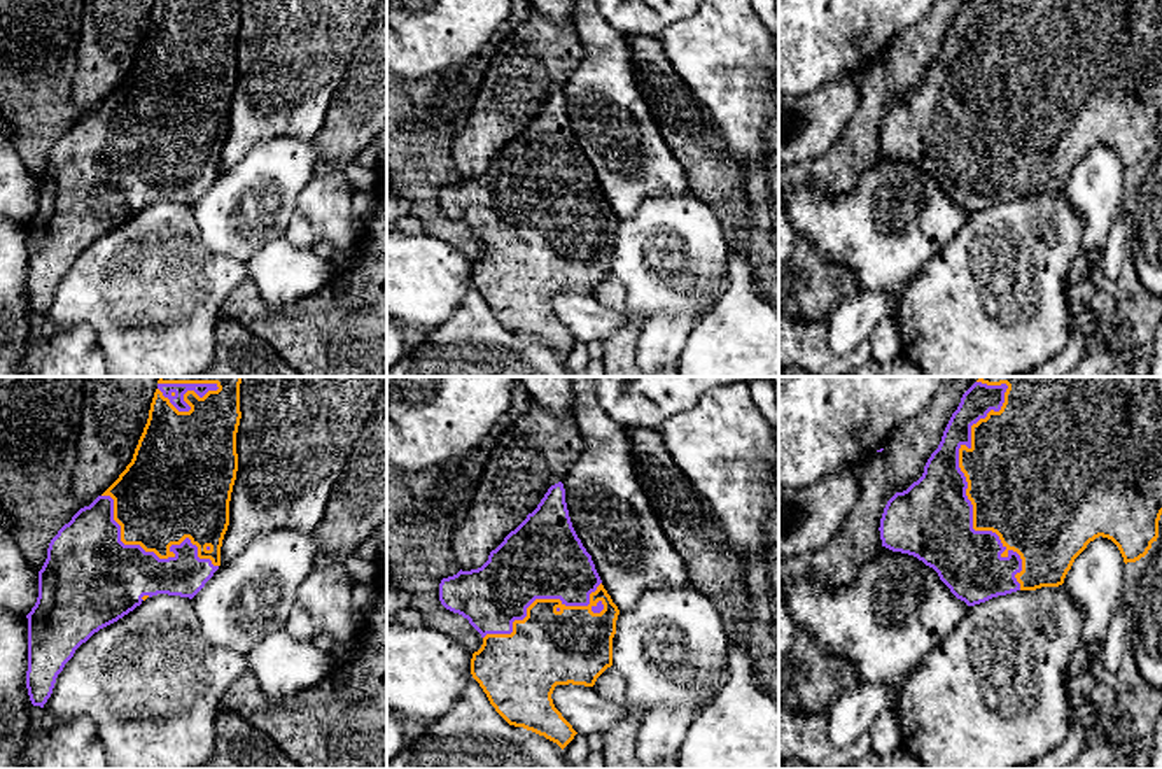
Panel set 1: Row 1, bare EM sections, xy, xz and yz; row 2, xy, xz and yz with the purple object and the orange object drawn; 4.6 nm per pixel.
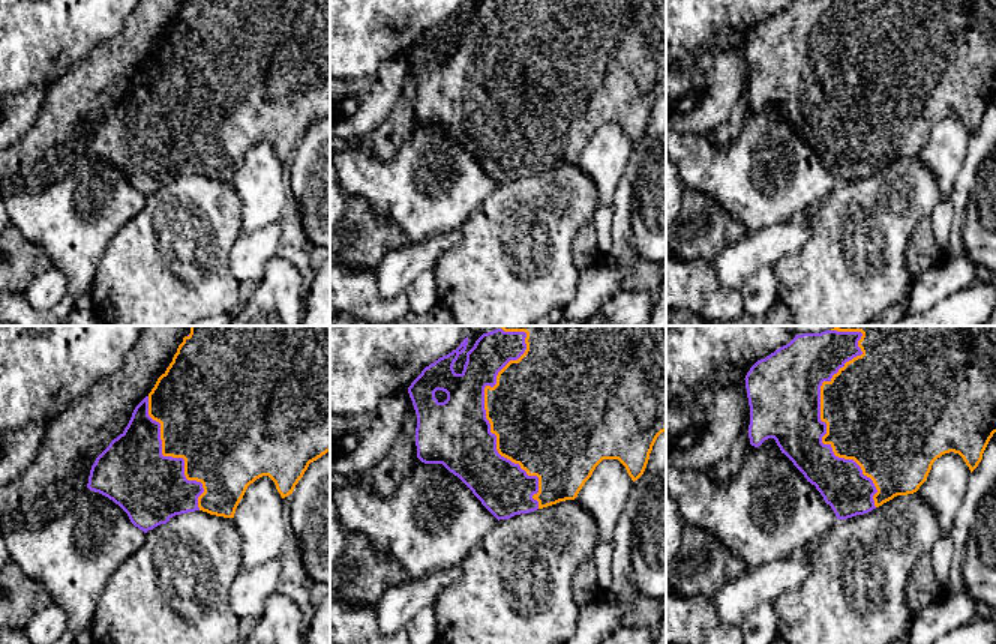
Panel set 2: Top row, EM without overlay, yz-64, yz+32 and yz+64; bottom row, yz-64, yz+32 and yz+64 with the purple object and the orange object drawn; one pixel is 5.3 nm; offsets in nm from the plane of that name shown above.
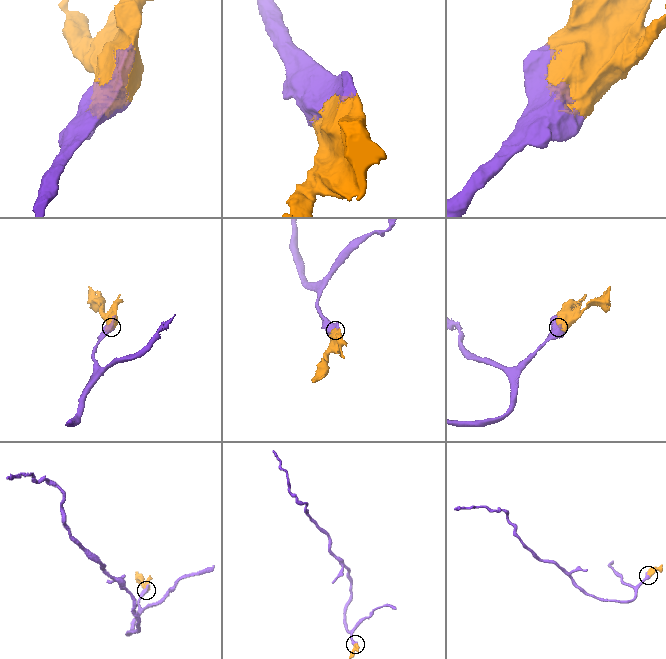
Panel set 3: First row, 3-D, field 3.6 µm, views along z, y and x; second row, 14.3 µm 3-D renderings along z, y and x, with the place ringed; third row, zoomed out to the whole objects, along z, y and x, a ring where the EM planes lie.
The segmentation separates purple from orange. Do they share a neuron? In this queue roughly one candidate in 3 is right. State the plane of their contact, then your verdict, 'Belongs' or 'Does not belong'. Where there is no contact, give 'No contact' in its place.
Touches purple in yz. Belongs

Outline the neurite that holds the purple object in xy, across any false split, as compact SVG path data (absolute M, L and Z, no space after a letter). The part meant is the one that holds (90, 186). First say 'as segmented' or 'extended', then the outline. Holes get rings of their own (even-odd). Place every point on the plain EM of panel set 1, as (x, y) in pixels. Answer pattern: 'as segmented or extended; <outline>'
extended; M154 0L149 26L138 47L131 70L119 86L89 114L80 116L68 131L51 147L47 166L38 179L38 205L28 226L28 279L26 296L33 314L44 315L52 301L58 282L74 265L75 258L100 236L117 229L147 205L158 201L180 203L192 207L220 173L220 154L229 133L229 109L238 79L236 40L240 33L240 0Z

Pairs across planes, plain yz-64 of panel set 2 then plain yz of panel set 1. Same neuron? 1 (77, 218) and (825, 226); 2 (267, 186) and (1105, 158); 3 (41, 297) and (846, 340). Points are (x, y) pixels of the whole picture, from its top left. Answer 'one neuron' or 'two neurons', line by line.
1: one neuron
2: one neuron
3: one neuron

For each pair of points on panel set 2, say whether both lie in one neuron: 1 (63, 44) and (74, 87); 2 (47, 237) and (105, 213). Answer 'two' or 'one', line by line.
1: two
2: one

